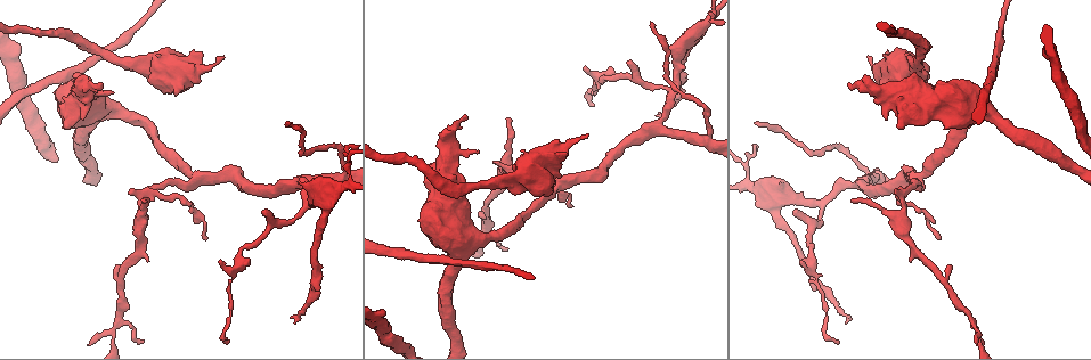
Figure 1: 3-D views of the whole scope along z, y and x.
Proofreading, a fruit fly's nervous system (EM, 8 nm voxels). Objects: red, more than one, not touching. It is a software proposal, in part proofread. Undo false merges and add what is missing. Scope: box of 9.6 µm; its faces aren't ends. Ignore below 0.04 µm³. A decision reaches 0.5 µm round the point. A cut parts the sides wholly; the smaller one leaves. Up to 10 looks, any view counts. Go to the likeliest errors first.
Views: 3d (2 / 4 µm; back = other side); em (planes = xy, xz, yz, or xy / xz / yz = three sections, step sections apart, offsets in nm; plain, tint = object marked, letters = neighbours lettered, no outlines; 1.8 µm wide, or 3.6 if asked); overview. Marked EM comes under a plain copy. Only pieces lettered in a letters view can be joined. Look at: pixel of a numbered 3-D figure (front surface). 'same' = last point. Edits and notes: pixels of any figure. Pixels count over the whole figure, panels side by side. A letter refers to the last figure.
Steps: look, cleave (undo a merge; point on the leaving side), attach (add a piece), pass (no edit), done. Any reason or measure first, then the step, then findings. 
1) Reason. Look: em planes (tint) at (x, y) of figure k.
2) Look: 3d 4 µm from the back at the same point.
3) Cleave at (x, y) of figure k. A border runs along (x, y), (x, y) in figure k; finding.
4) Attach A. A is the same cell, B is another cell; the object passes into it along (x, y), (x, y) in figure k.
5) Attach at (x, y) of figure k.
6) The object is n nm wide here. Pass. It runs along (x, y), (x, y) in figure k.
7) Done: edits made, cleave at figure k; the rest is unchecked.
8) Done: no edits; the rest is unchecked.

Thin end. Look: 3d 4 µm at (658, 113) of figure 1.

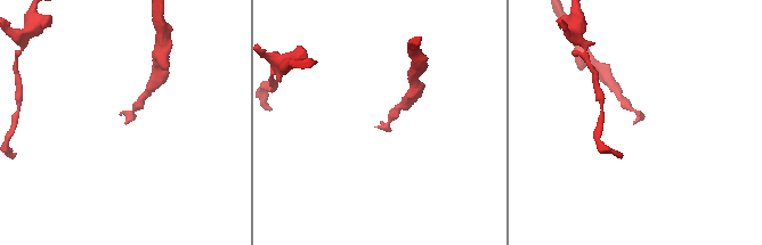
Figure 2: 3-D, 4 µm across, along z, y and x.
Look: em 3.6 µm planes (letters) at (126, 123) of figure 2.

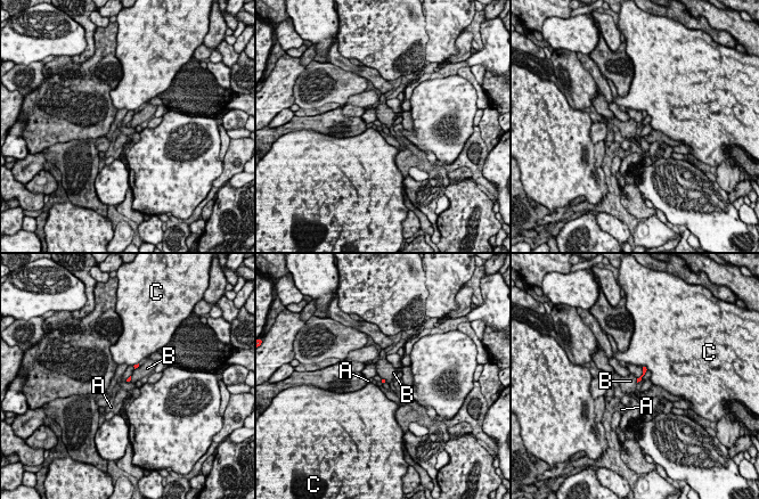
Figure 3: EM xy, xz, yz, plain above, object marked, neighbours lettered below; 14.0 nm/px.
Pass. A, B and C are other cells; a border runs along (636, 378), (637, 382) in figure 3; no lettered piece goes on from it.

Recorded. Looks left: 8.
Sudden change in width. Look: em yz step 8 (letters) at (322, 199) of figure 1.

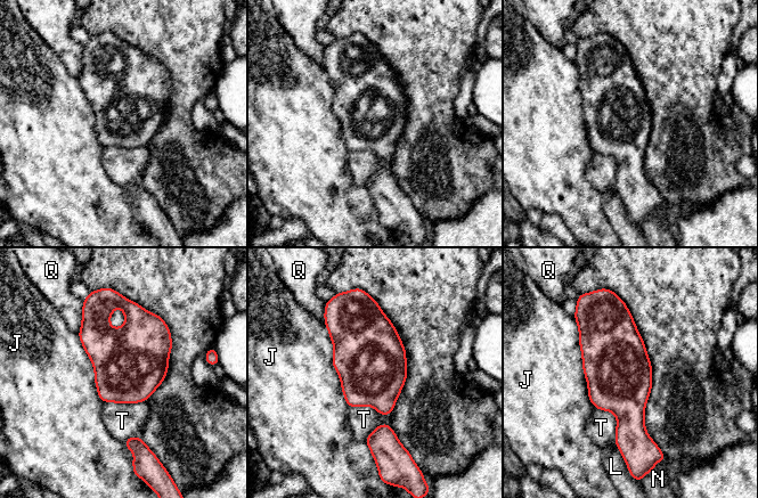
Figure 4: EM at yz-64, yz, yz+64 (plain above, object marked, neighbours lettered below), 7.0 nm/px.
The object is 460 nm wide here. Pass. J, L, N, Q and T are other cells; a border runs along (575, 319), (587, 397), (596, 408) in figure 4; continuous, no second cell.

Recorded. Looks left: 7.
Stops while still wide. Look: em planes (letters) at (887, 53) of figure 1.

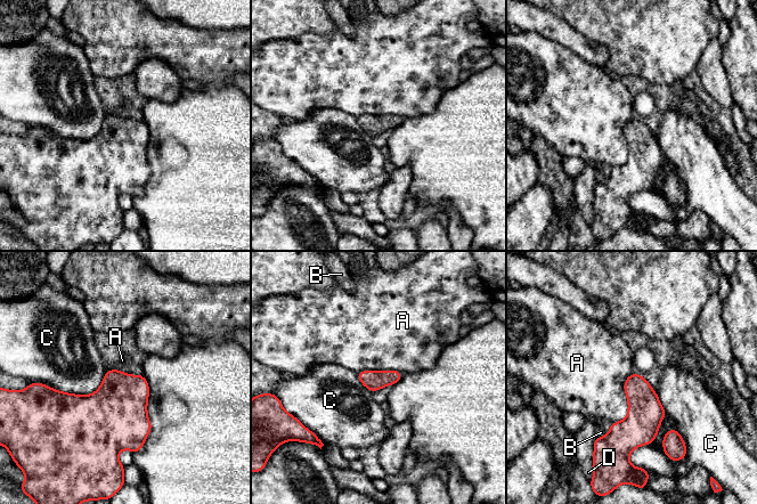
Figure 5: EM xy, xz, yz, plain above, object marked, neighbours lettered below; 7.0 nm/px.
Pass. A, B, C and D are other cells; a border runs along (632, 372), (627, 415), (612, 422) in figure 5; none of them fits.

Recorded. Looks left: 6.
Sudden change in width. Look: em xy step 16 (tint) at (138, 200) of figure 1.

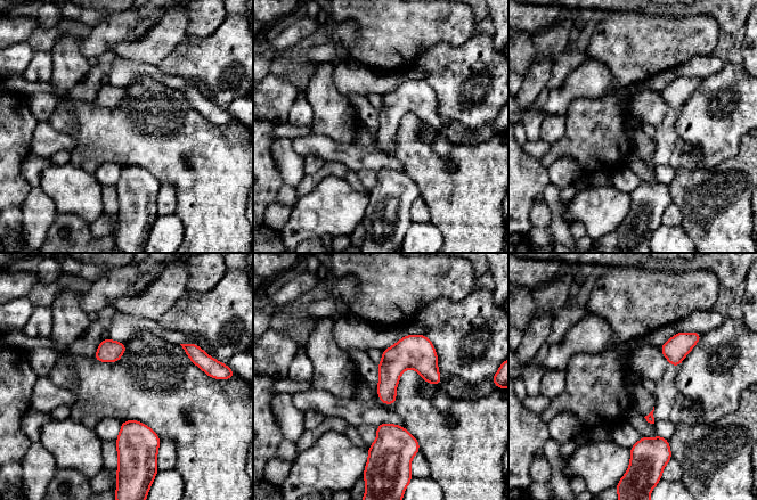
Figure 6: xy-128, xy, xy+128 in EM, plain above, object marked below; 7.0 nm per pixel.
Another direction. Look: em planes (letters) at the same point.

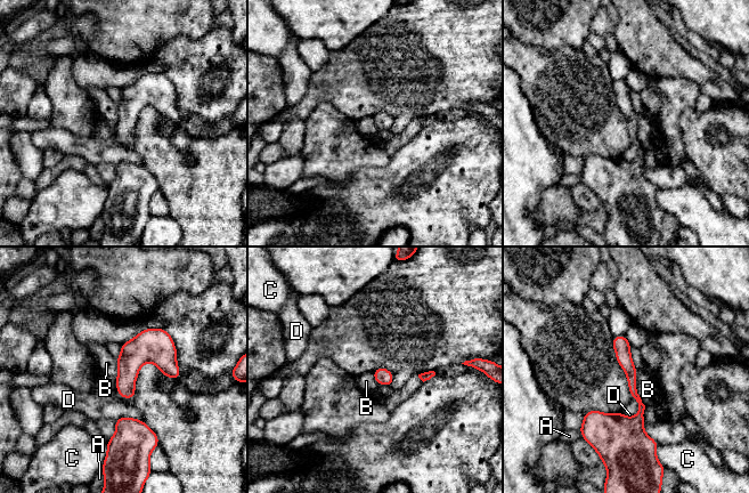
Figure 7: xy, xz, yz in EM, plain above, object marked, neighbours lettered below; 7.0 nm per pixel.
Pass. A, B, C and D are other cells; a border runs along (635, 369), (636, 393), (645, 405) in figure 7; continuous, no second cell.

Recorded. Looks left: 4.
Done: no edits; the rest is unchecked.

